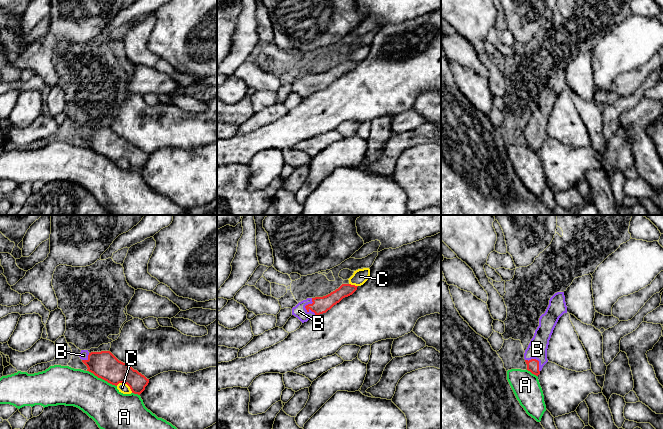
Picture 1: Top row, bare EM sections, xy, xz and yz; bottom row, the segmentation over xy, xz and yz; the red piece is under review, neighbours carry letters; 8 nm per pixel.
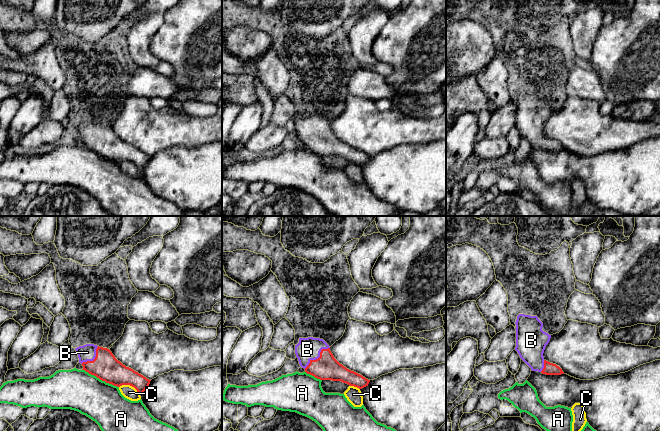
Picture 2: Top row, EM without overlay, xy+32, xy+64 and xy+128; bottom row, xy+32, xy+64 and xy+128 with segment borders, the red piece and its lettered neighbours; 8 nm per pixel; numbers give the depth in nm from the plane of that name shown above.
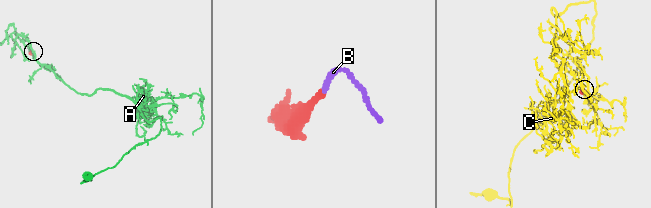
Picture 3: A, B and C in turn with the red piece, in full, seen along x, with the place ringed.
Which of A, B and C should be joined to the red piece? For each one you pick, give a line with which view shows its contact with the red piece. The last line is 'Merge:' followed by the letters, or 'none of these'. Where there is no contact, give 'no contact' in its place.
B: contact in xz
Merge: B

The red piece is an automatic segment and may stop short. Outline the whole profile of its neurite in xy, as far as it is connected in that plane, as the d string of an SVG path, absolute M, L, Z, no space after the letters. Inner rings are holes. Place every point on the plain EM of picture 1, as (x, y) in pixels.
M81 126L79 133L87 142L87 147L115 162L125 159L134 170L140 171L149 159L149 155L119 137L110 127L89 129Z

